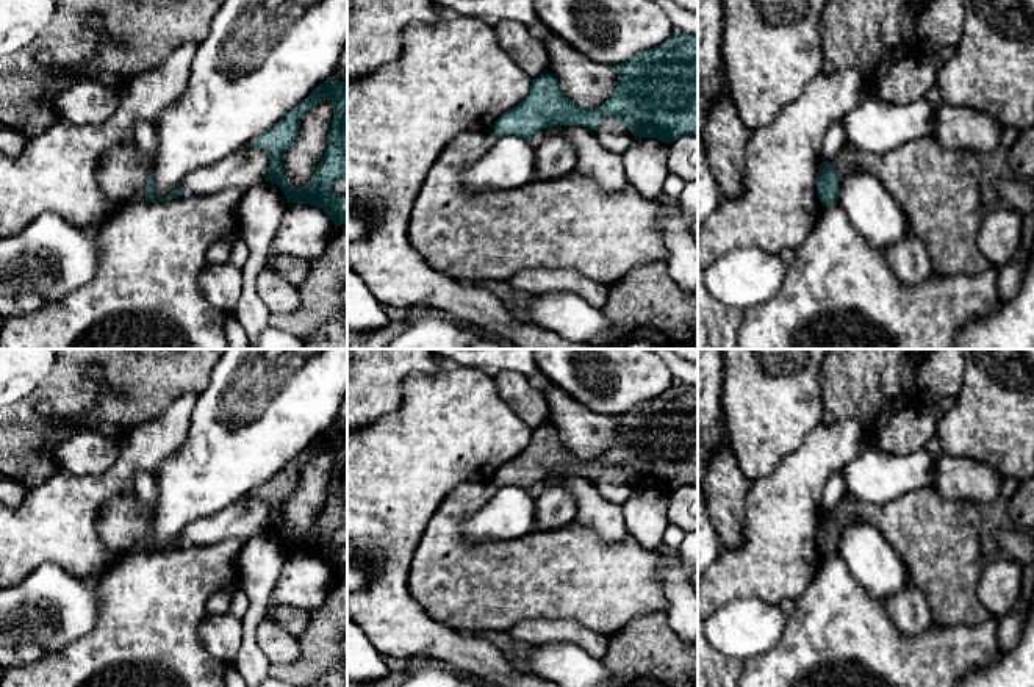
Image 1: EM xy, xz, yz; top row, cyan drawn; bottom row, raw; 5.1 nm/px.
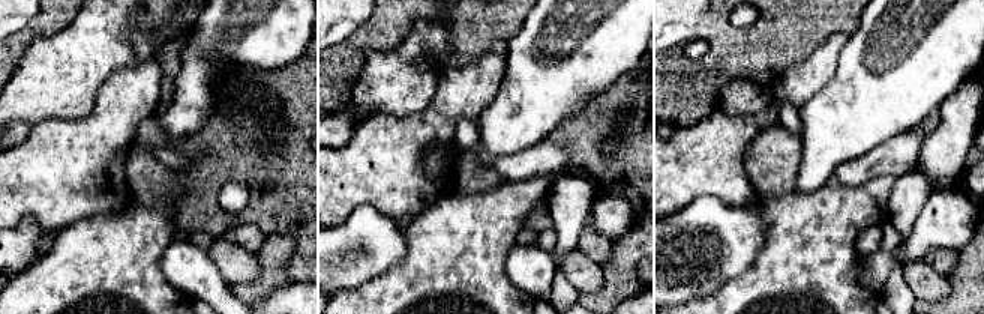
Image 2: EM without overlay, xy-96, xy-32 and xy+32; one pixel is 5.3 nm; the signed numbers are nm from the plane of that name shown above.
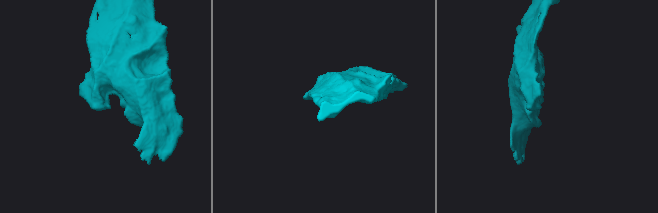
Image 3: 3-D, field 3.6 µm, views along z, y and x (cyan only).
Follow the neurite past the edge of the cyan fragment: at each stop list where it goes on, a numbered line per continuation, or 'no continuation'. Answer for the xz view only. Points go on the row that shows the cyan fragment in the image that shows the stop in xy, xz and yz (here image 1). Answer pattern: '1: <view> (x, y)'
no continuation

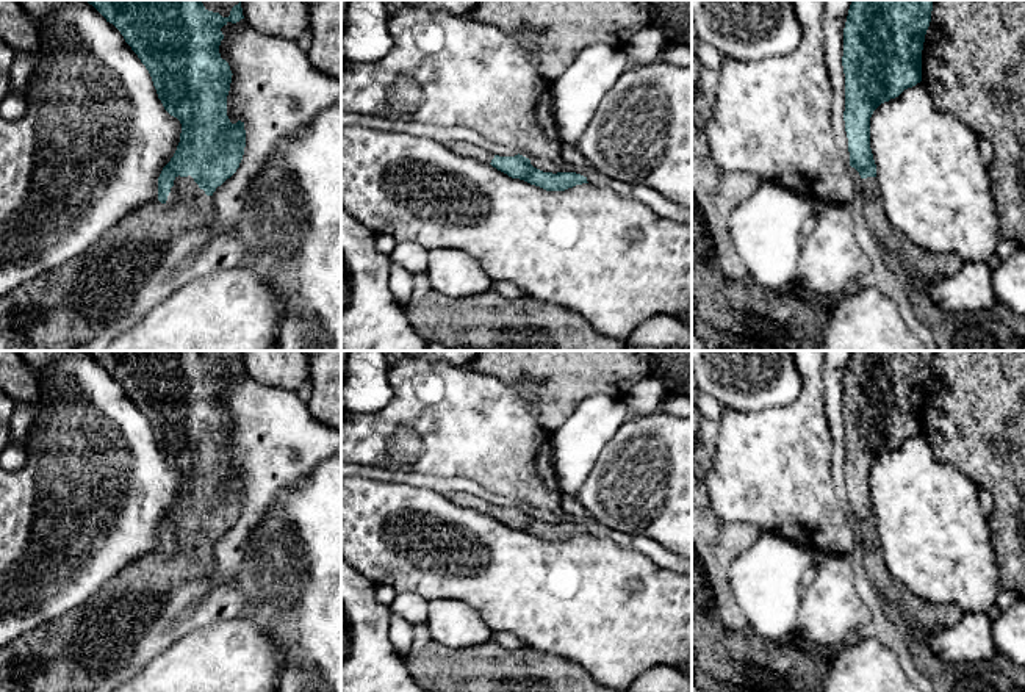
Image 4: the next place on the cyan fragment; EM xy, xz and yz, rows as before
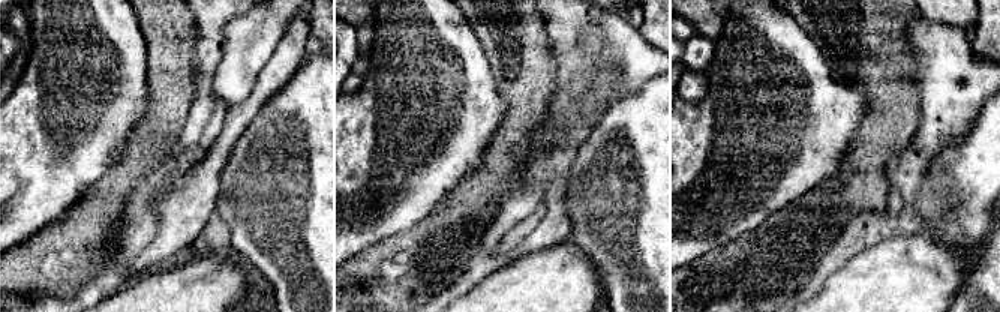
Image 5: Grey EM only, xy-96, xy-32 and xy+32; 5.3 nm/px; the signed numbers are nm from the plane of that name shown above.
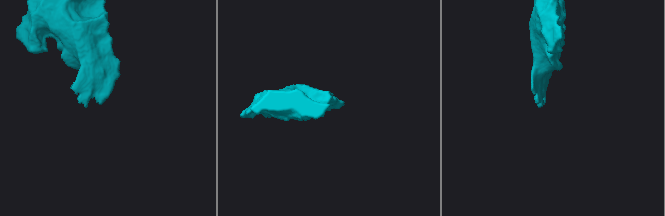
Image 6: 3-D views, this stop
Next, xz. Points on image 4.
1: xz (465, 149)

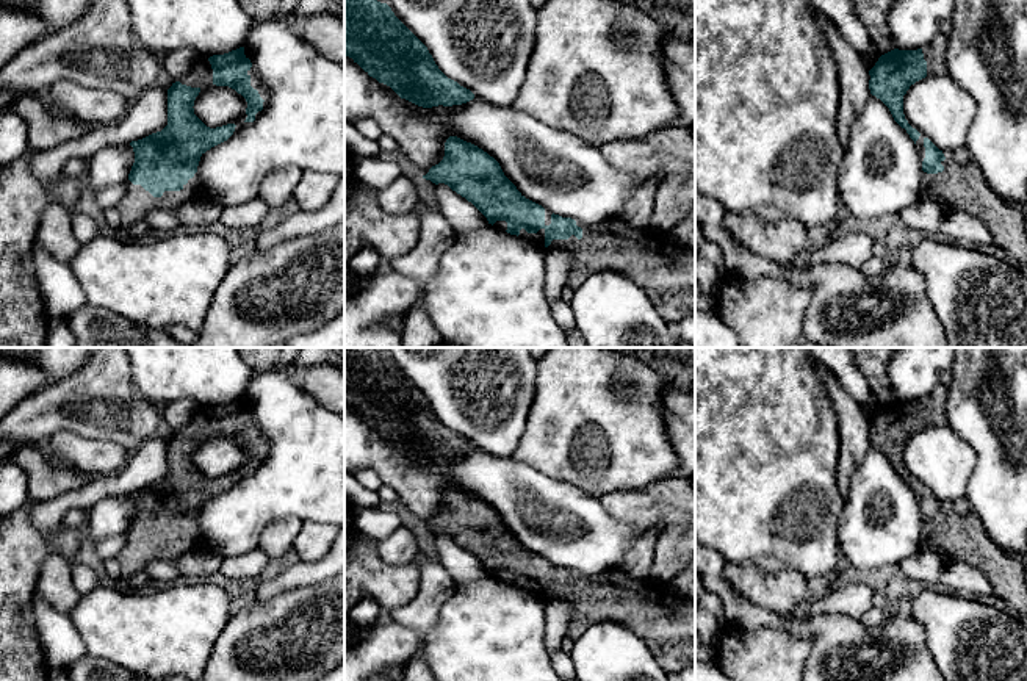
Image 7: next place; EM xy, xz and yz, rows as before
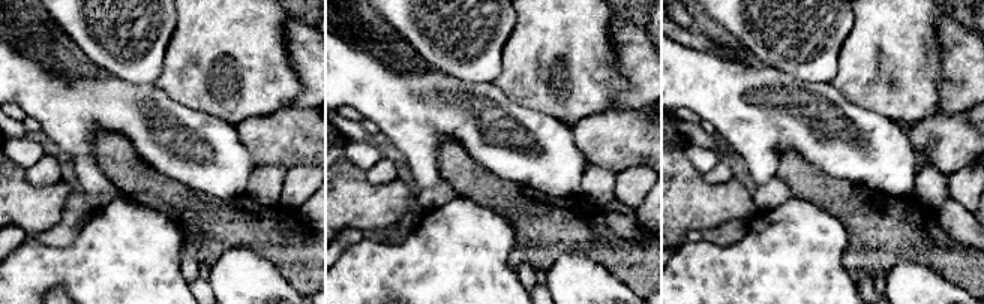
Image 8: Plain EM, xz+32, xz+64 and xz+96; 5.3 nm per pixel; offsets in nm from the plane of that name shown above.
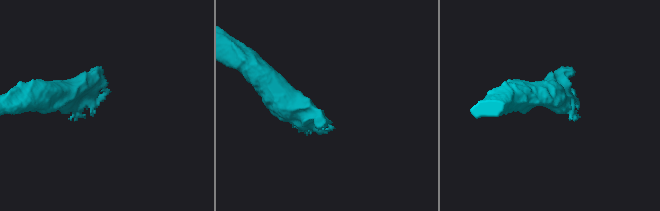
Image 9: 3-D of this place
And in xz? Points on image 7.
1: xz (667, 274)

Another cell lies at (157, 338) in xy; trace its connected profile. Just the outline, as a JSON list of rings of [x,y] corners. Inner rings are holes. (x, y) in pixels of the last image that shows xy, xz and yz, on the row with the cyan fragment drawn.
[[[147,329],[150,348],[193,348],[177,343],[166,330]]]

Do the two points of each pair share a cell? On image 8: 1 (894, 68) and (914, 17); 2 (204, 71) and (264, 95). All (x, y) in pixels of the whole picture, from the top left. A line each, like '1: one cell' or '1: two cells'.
1: one cell
2: one cell

